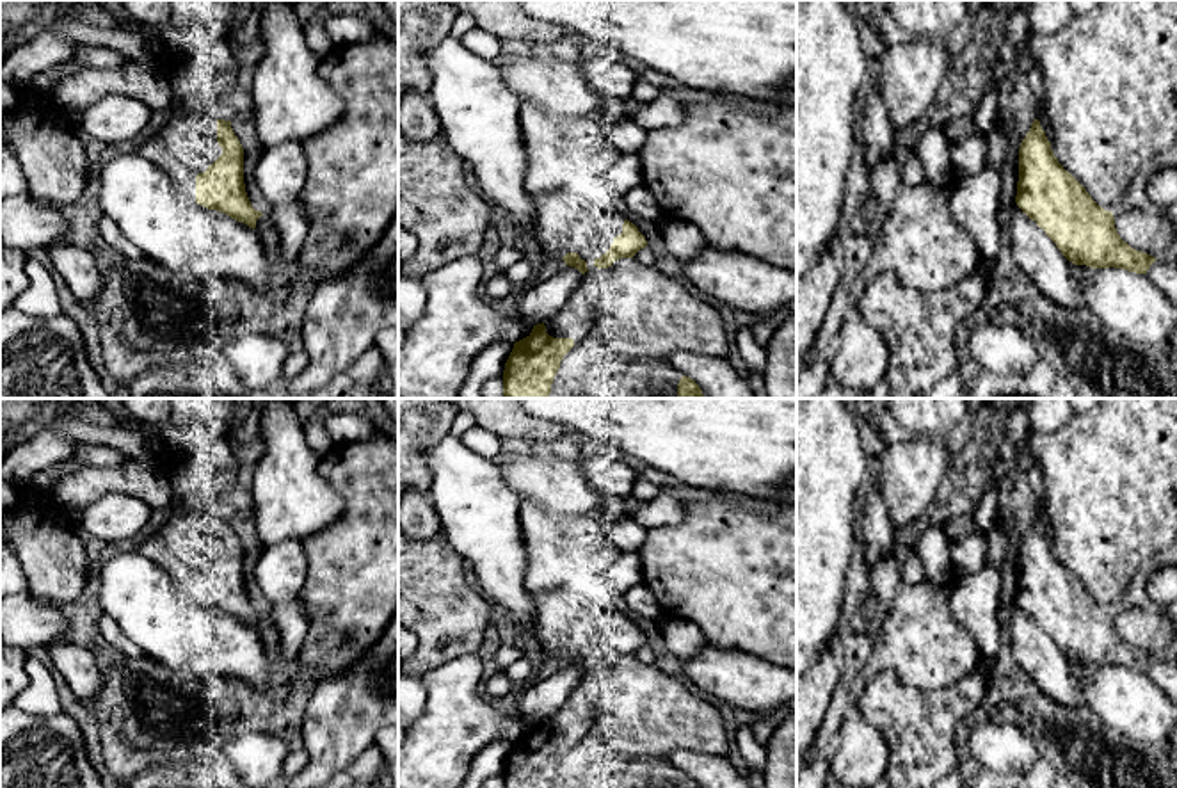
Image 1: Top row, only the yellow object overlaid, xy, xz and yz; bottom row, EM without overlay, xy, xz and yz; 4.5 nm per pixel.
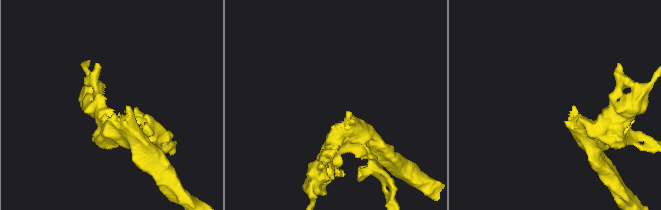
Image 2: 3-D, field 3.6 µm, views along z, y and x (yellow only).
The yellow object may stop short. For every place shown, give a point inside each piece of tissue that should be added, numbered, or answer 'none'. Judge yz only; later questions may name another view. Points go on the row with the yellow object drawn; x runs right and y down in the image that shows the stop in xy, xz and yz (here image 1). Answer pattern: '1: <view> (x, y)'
none

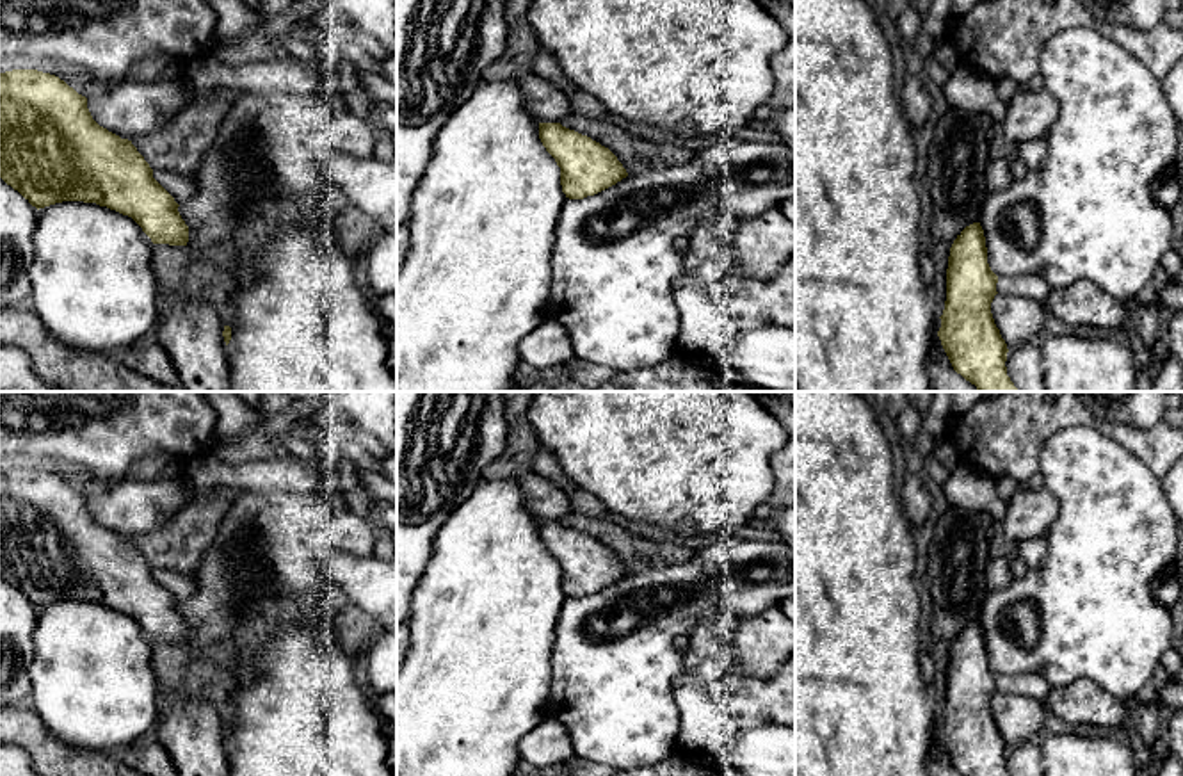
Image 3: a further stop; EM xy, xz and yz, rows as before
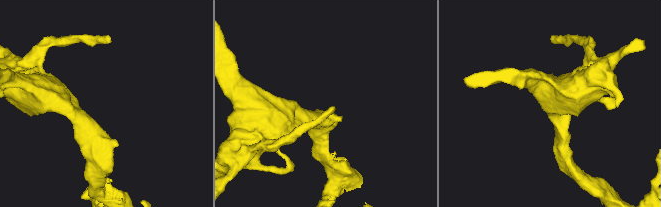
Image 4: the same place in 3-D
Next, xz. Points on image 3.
none

